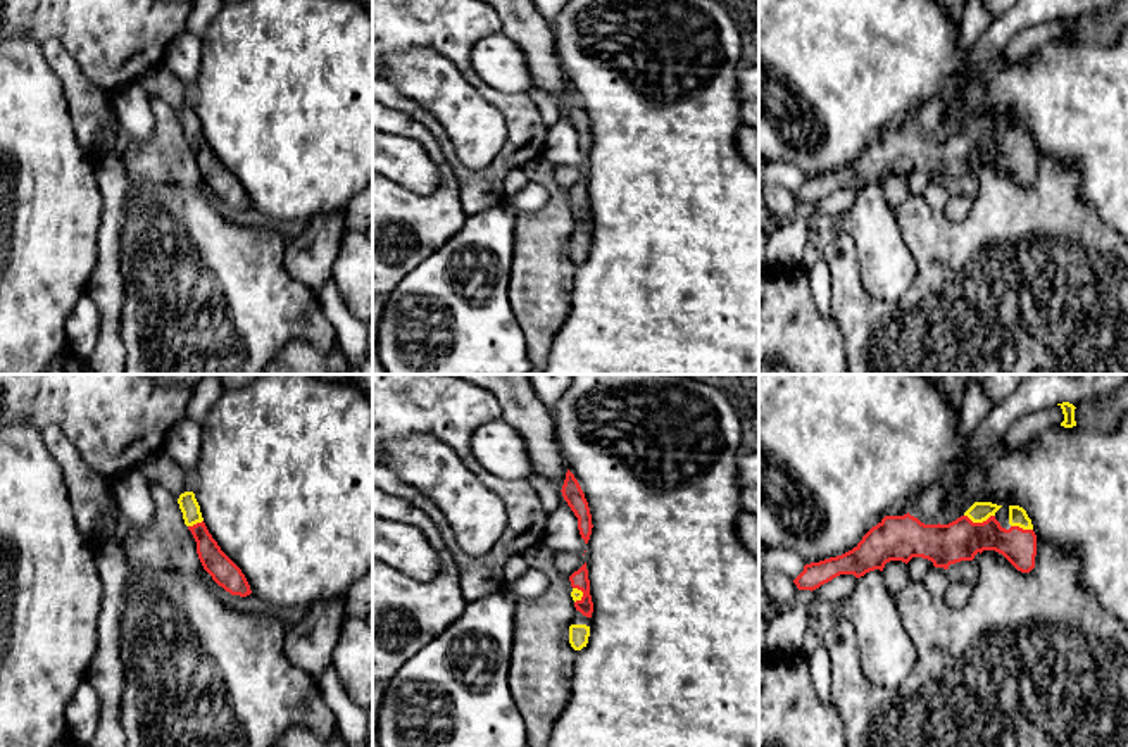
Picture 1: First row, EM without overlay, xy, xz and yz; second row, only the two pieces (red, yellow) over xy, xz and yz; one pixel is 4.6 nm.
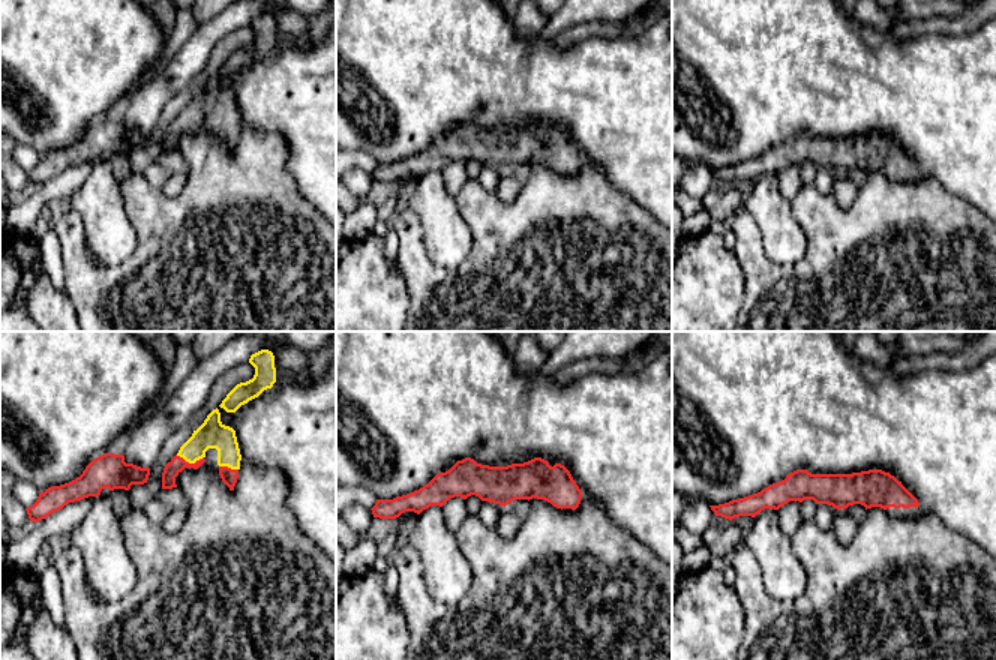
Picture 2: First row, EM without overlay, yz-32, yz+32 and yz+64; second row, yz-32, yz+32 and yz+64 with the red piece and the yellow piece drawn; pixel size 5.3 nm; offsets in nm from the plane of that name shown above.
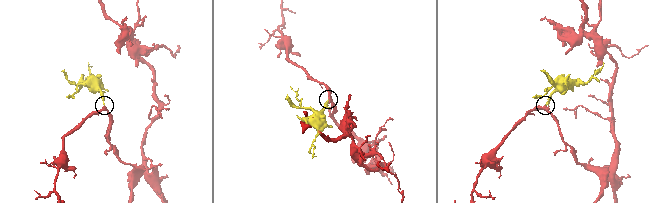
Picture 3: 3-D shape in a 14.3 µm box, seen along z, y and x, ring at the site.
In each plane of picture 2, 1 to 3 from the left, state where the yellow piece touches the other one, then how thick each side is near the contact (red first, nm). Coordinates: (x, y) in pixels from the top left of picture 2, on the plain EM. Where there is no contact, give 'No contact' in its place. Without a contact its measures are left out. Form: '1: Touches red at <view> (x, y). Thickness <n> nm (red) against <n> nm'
1: Touches red at yz-32 (188, 126). Thickness 90 nm (red) against 160 nm
2: No contact
3: No contact

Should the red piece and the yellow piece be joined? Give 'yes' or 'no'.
yes

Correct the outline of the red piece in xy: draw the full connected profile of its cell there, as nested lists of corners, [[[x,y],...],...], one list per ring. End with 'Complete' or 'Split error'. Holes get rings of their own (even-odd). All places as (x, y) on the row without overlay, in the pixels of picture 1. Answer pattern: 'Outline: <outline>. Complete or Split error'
Outline: [[[185,105],[178,112],[185,138],[197,155],[197,167],[204,183],[212,193],[231,209],[247,210],[252,207],[250,198],[241,183],[221,164],[209,147],[200,119],[193,105]]]. Split error

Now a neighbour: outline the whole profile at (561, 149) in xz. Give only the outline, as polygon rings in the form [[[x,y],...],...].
[[[562,112],[559,121],[547,129],[547,141],[542,159],[548,160],[554,167],[573,166],[583,169],[586,157],[578,143],[578,131]]]

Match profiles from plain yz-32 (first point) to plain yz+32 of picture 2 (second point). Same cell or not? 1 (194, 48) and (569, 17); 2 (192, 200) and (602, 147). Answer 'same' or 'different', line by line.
1: same
2: different

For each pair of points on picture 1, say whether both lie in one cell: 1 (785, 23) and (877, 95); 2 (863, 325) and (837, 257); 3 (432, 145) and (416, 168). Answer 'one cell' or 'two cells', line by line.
1: one cell
2: one cell
3: two cells

